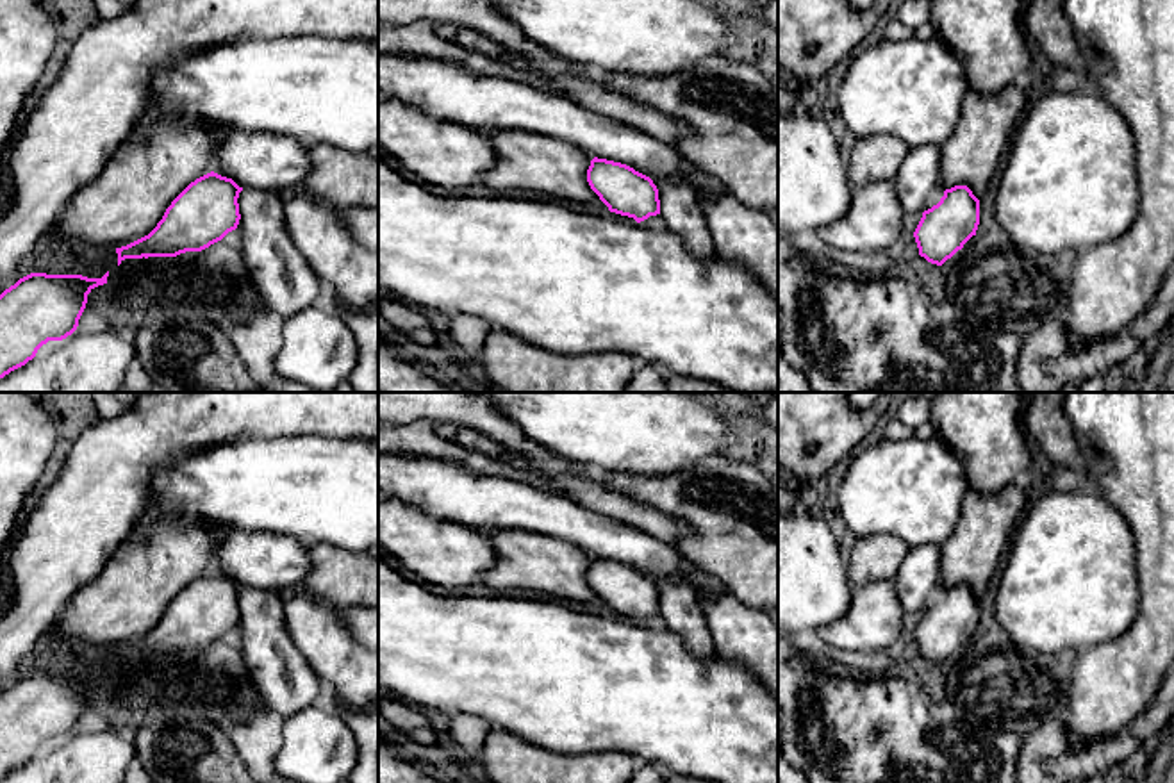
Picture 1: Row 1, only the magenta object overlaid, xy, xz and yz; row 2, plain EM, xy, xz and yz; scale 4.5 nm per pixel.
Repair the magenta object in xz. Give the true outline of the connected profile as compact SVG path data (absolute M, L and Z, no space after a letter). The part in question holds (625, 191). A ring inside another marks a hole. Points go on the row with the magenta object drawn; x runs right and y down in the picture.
M594 157L587 182L610 212L633 218L637 223L660 214L653 180L626 164Z

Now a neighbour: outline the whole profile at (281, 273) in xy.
M243 189L237 203L243 259L264 307L287 319L314 305L321 280L287 232L285 200Z

